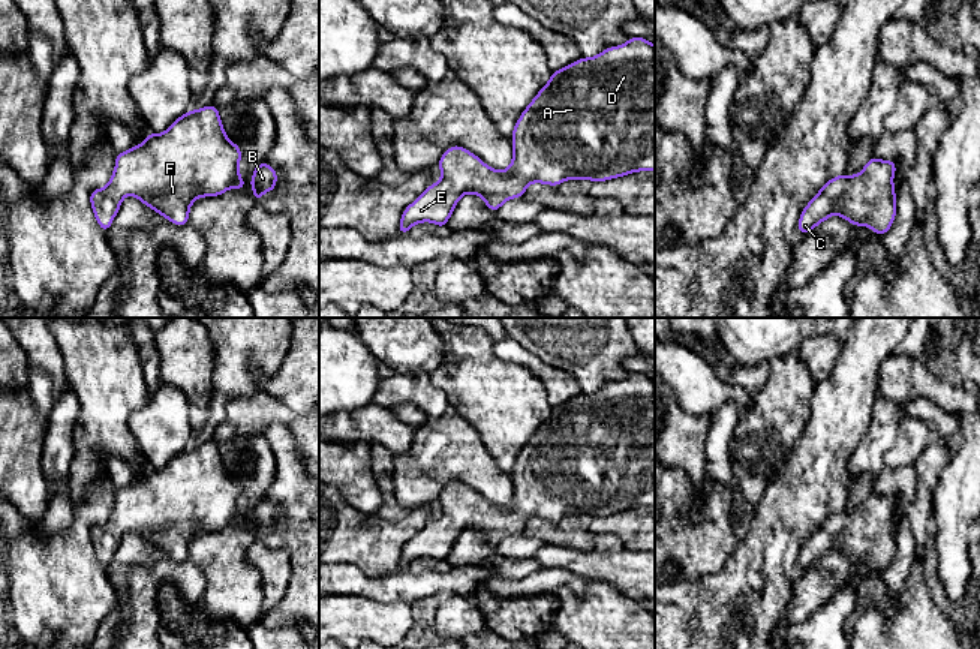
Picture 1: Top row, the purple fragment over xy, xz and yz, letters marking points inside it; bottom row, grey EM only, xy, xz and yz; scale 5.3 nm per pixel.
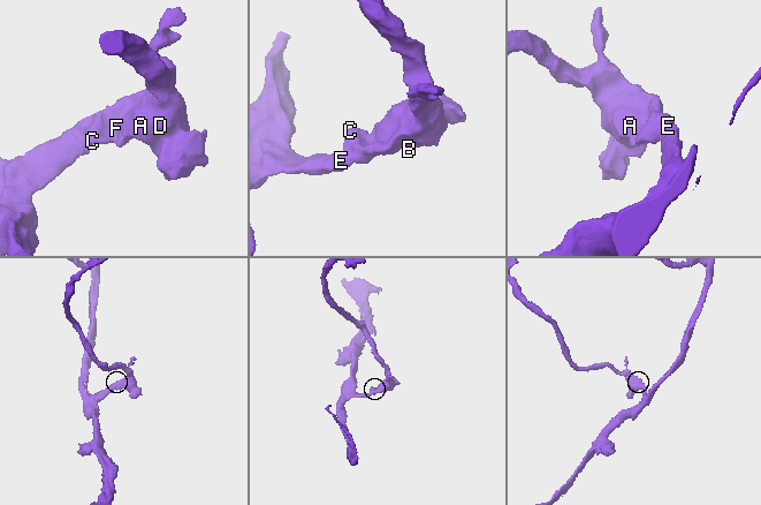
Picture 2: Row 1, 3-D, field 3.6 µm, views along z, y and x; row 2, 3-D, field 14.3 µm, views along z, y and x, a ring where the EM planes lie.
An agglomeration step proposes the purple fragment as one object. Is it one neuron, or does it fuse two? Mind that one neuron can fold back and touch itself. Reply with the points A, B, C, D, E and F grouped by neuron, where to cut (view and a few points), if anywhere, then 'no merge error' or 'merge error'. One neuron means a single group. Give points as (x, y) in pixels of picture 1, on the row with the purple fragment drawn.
A B C D E F; no cut; no merge error

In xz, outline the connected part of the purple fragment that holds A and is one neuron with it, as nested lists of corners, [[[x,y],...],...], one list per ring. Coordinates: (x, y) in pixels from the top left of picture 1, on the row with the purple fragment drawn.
[[[632,36],[626,43],[610,46],[596,57],[583,57],[551,72],[550,81],[517,120],[511,138],[512,162],[503,171],[491,169],[469,150],[451,145],[438,163],[442,178],[405,208],[399,234],[408,234],[412,225],[421,222],[432,222],[445,229],[465,193],[481,196],[487,208],[497,211],[505,201],[523,196],[530,183],[557,186],[565,180],[605,181],[637,171],[655,171],[655,45]]]

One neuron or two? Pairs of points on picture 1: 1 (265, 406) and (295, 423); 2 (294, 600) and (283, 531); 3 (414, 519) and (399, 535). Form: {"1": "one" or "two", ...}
{"1": "one", "2": "one", "3": "one"}

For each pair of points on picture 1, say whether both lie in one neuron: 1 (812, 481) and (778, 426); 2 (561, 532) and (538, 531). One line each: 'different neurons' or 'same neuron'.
1: different neurons
2: same neuron

